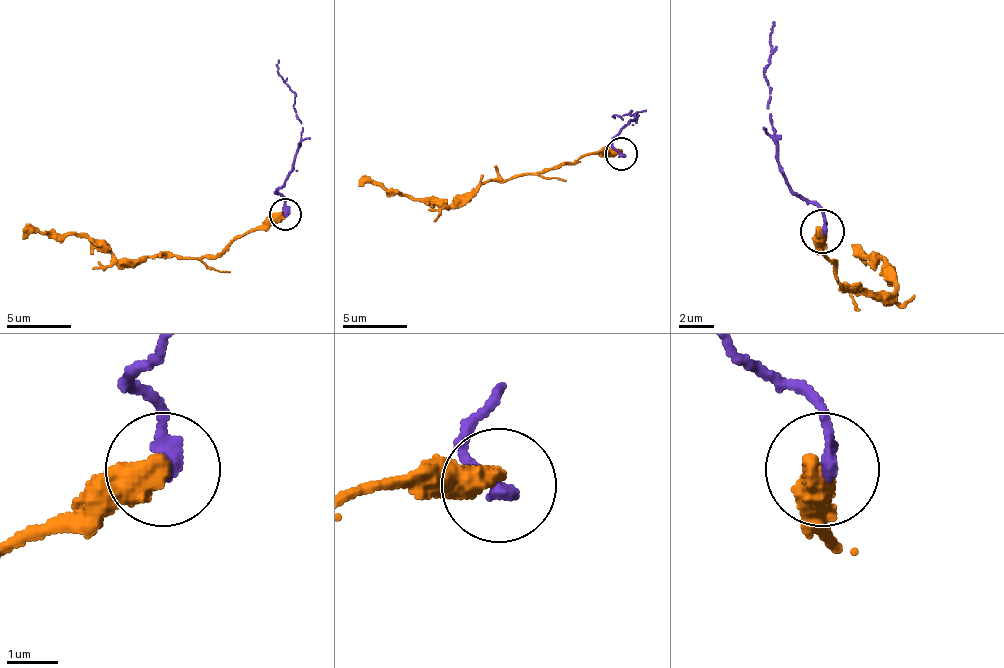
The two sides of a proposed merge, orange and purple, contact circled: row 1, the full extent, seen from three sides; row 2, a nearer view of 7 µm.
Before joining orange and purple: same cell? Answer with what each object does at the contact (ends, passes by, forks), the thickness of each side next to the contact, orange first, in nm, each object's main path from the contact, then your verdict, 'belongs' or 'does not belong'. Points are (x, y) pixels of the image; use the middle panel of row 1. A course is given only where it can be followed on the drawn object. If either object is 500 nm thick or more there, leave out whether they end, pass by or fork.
550 nm thick on the orange side, 320 nm on the other; orange runs (620, 153), (588, 153), (546, 172), (478, 182), (437, 207), (408, 194), (388, 194), (372, 182), (359, 185); purple runs (620, 153), (614, 137), (630, 120), (639, 117), (630, 111), (614, 114), (614, 117); does not belong

